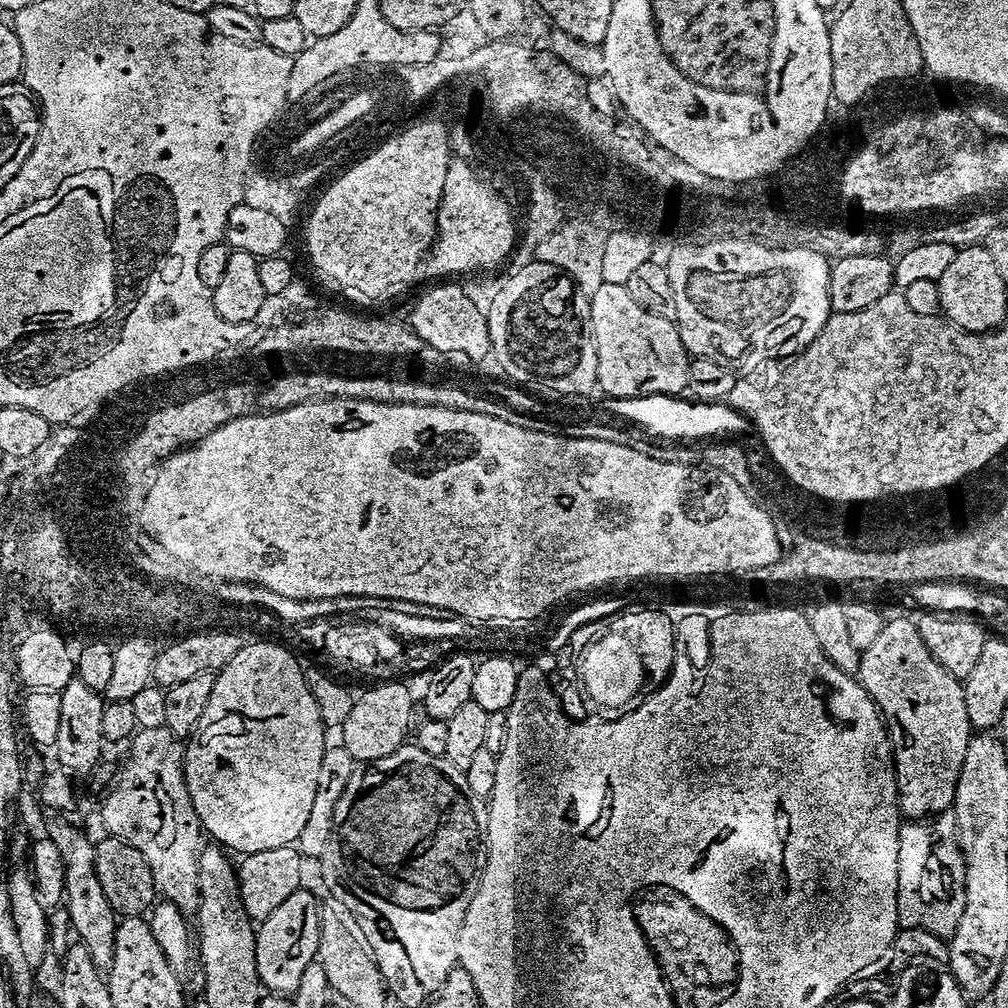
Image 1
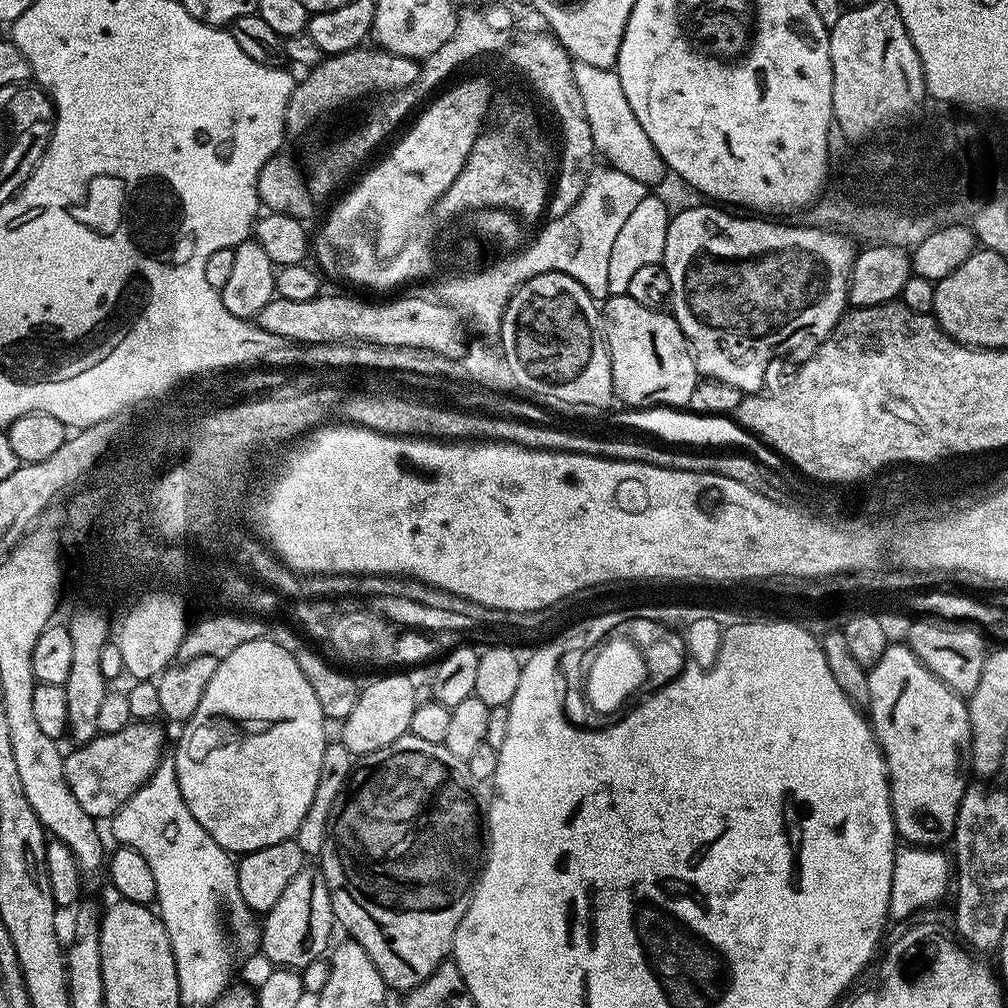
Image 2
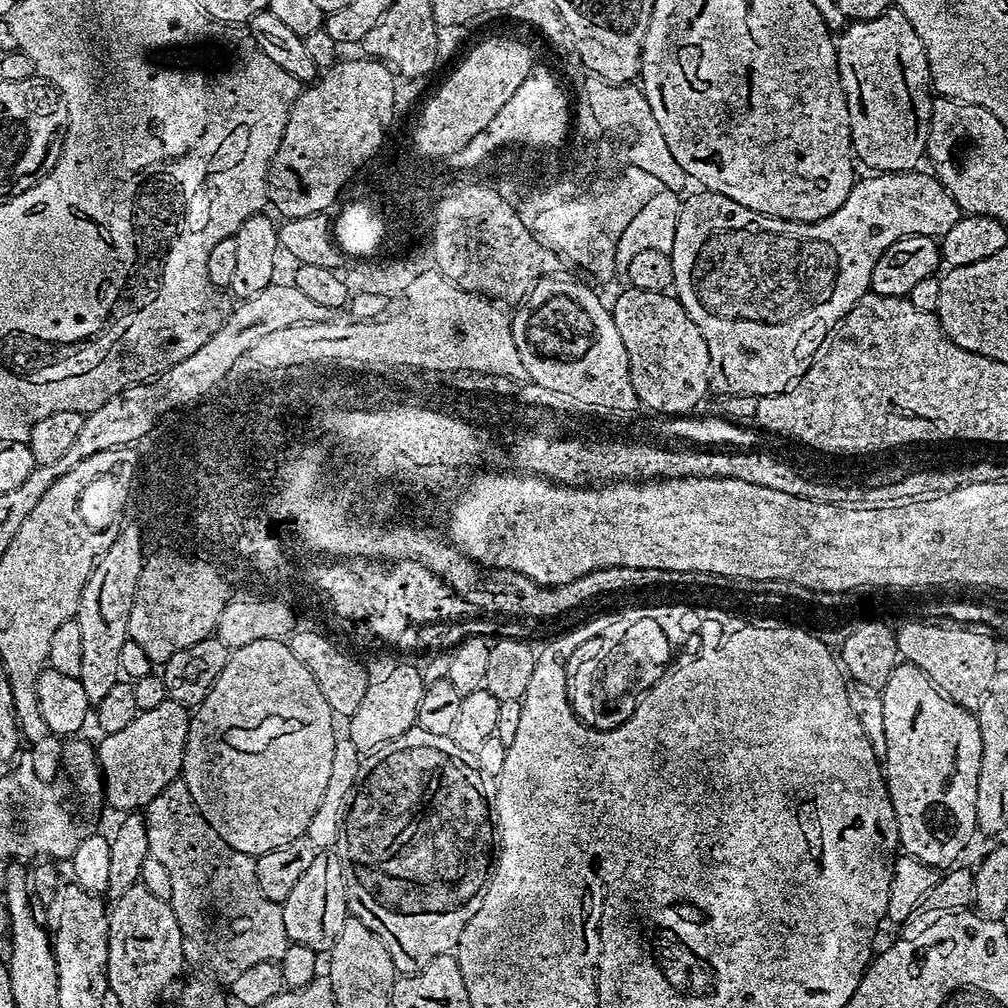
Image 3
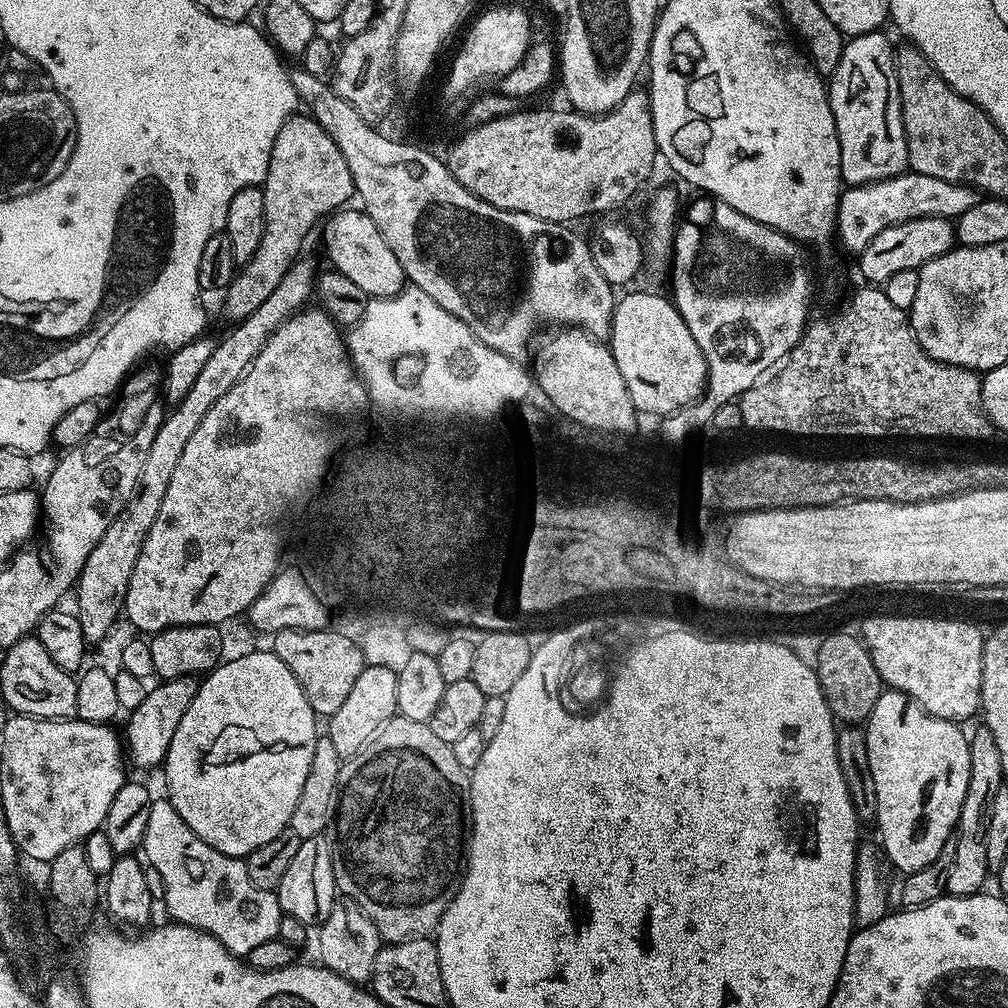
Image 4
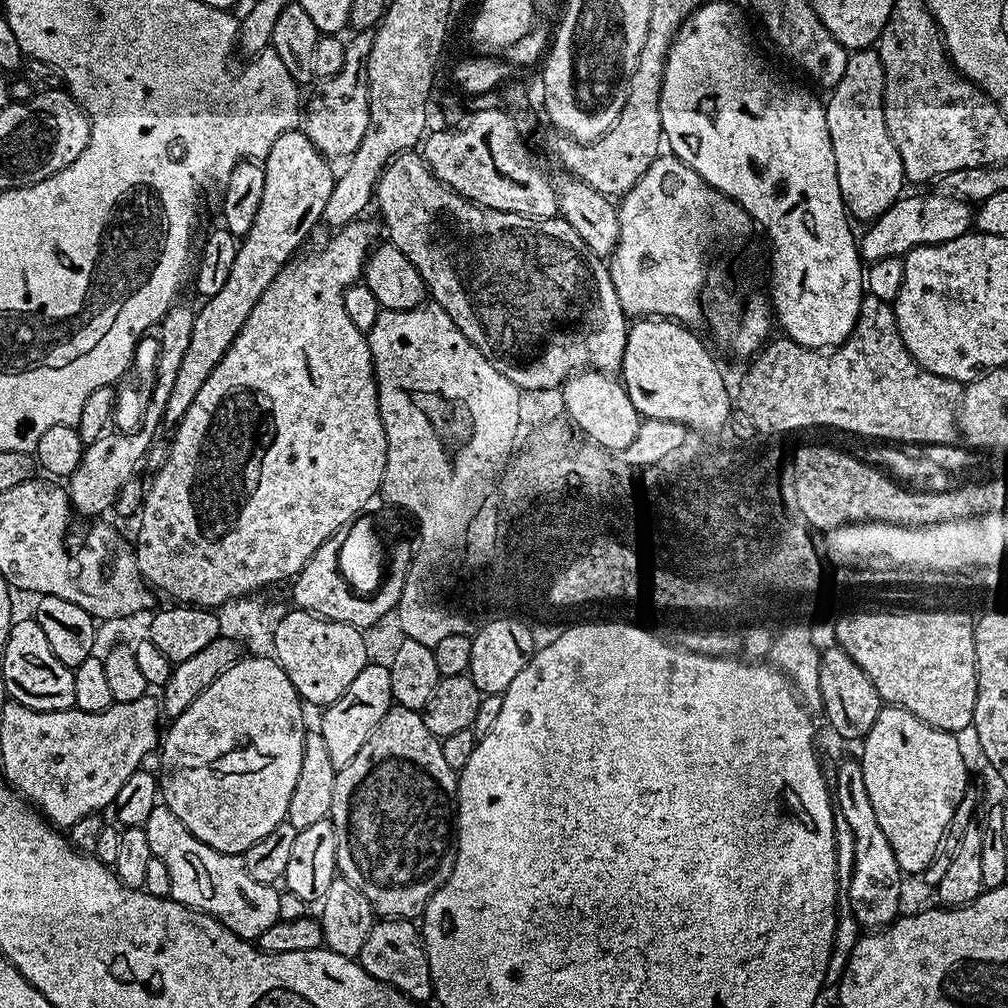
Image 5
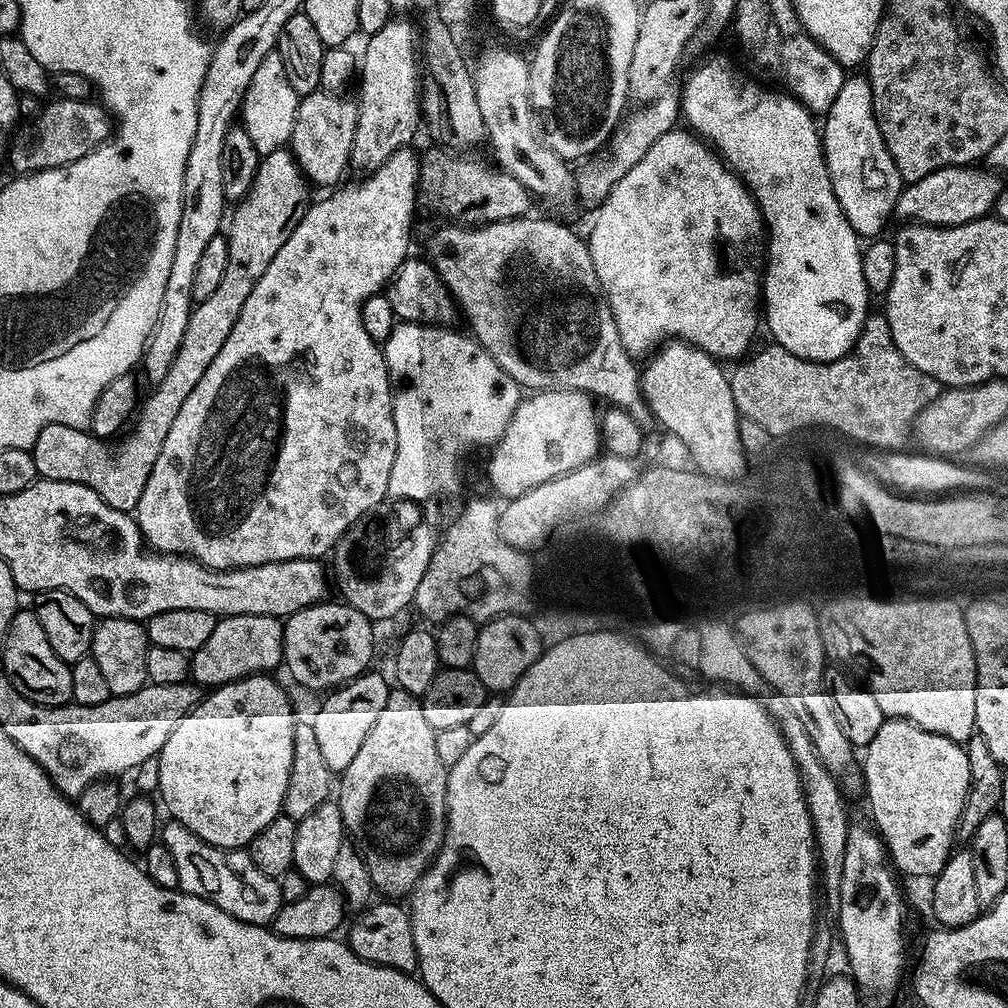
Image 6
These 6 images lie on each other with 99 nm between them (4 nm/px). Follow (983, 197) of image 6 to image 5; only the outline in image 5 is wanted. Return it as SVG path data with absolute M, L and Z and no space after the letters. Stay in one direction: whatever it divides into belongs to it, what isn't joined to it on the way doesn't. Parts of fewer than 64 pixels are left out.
M939 190L928 192L925 196L908 195L901 195L900 199L891 204L877 220L867 225L868 233L859 237L858 247L865 261L895 256L902 258L918 246L950 242L973 231L974 208L969 201L961 200L959 196L948 196Z

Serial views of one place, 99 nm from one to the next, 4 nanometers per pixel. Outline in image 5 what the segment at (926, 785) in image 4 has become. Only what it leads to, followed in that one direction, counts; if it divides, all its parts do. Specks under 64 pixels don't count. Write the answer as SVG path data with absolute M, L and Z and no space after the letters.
M895 706L881 707L878 722L870 726L870 734L864 737L864 753L858 756L862 775L866 782L870 803L890 847L894 850L898 866L904 874L923 874L941 849L948 823L954 816L964 792L970 788L968 764L955 735L941 728L922 722L910 710Z

